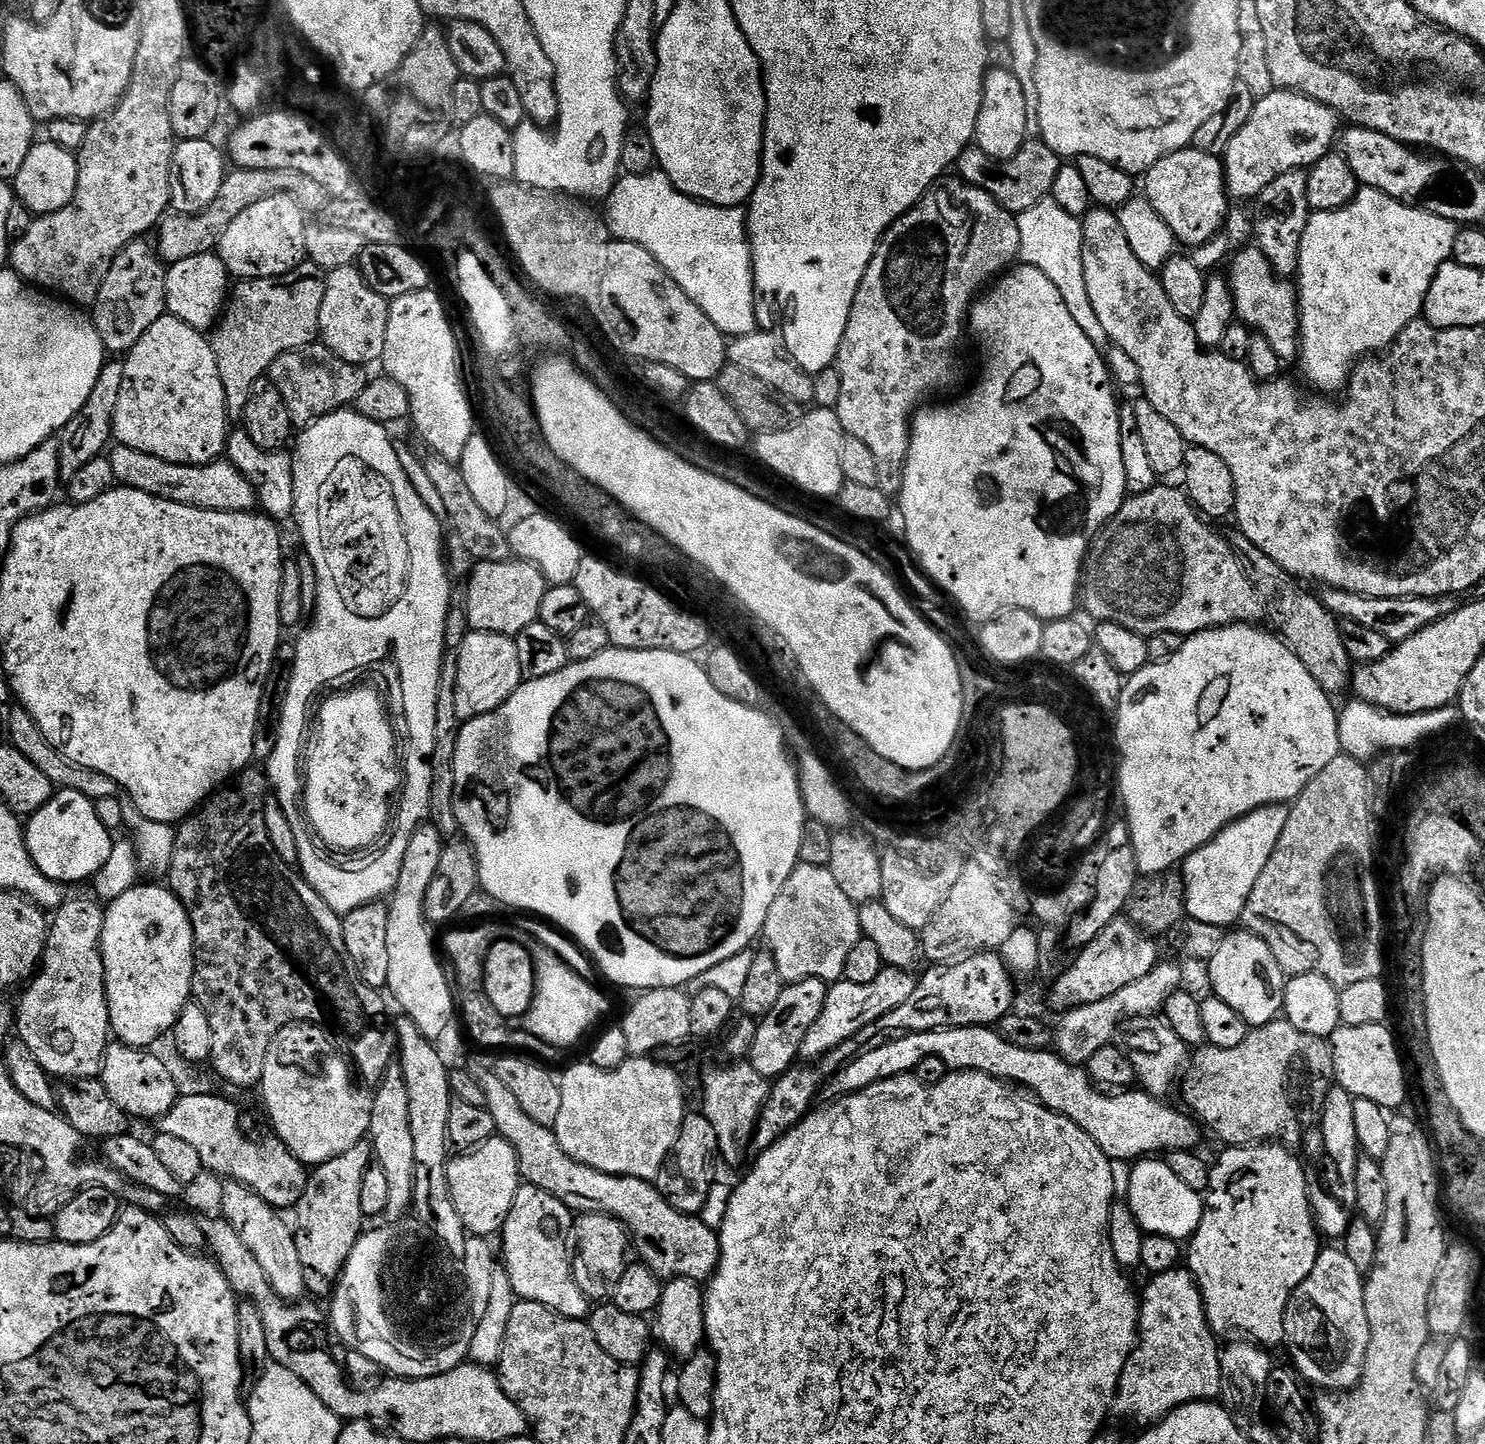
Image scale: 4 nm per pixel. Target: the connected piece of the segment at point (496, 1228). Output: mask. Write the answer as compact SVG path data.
M497 1135L490 1137L480 1147L473 1148L471 1152L453 1155L448 1162L448 1185L454 1210L458 1212L458 1218L462 1218L465 1233L473 1236L492 1238L495 1232L497 1235L503 1229L510 1214L510 1206L514 1206L514 1194L518 1194L521 1183L518 1154L514 1154L514 1146L510 1146L510 1142Z

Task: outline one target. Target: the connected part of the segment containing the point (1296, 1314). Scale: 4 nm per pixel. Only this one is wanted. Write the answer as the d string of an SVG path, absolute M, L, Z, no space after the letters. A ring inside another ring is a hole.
M1321 1247L1318 1262L1314 1262L1314 1270L1294 1290L1290 1302L1284 1311L1284 1344L1292 1355L1295 1371L1303 1375L1312 1384L1317 1384L1320 1390L1329 1393L1347 1392L1356 1387L1364 1369L1366 1350L1370 1346L1370 1318L1366 1318L1366 1302L1364 1301L1365 1277L1358 1272L1357 1267L1350 1262L1343 1247Z

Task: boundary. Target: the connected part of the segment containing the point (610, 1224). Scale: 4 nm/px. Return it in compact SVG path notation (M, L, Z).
M584 1214L574 1224L574 1251L571 1253L572 1273L589 1301L604 1302L613 1295L622 1274L629 1266L630 1237L628 1229L612 1216Z

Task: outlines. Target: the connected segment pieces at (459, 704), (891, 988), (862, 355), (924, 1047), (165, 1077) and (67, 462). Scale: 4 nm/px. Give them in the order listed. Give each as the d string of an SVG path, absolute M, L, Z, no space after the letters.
M469 630L462 638L459 648L455 649L454 655L458 670L454 710L462 722L499 713L524 680L522 666L518 663L518 646L511 636Z
M885 967L884 972L878 974L878 978L874 978L874 982L855 984L841 979L833 983L826 994L826 1006L822 1006L822 1014L818 1014L818 1022L814 1022L814 1026L810 1026L810 1031L806 1033L800 1047L800 1056L808 1059L805 1060L808 1062L819 1061L821 1056L834 1050L834 1046L858 1034L858 1030L878 1022L878 1018L890 1014L890 1010L902 1006L902 1002L906 1002L906 998L914 994L917 977L911 976L912 974L911 971L902 968Z
M941 178L937 180L928 189L927 194L911 210L899 216L884 231L884 237L880 240L874 258L858 286L858 294L854 294L854 302L850 306L850 318L846 322L846 330L842 334L842 342L838 346L838 354L834 365L838 370L838 378L840 379L838 406L834 410L838 414L838 422L842 422L845 436L858 438L858 442L864 443L874 453L878 469L876 487L880 488L882 494L886 494L889 498L899 497L900 487L904 481L904 467L908 461L908 447L912 437L912 417L914 413L927 401L924 399L931 392L936 392L939 388L948 388L956 380L956 351L960 348L960 339L966 336L968 314L972 310L974 301L981 295L985 285L995 281L1001 273L1013 267L1014 261L1020 254L1017 217L1013 213L1007 212L997 200L990 198L990 194L986 190L978 190L978 186L970 186L959 178L948 179Z
M992 1026L910 1032L885 1039L861 1052L831 1077L827 1081L826 1092L832 1098L849 1096L883 1080L915 1073L922 1058L942 1058L942 1062L946 1062L953 1072L990 1074L1027 1090L1052 1112L1070 1118L1070 1122L1086 1130L1109 1160L1135 1162L1149 1154L1190 1152L1197 1147L1202 1133L1201 1125L1187 1111L1179 1112L1164 1104L1168 1102L1143 1090L1120 1090L1109 1094L1089 1080L1087 1071L1081 1065L1062 1059L1052 1050L1022 1050L1022 1046L1006 1042L1006 1038L1002 1038L999 1030Z
M109 1043L104 1052L102 1070L98 1079L106 1086L106 1094L114 1098L118 1110L130 1118L159 1121L174 1106L179 1097L178 1087L174 1086L173 1076L143 1048L131 1048L129 1044Z
M116 358L109 359L102 374L98 374L98 382L94 382L94 390L90 390L90 398L86 398L86 406L82 406L82 410L78 410L78 414L74 414L74 418L70 418L68 425L58 434L58 466L61 481L66 482L74 478L74 474L82 470L86 462L101 455L109 447L113 439L112 415L114 410L118 410L118 394L122 394L123 377L123 363Z

